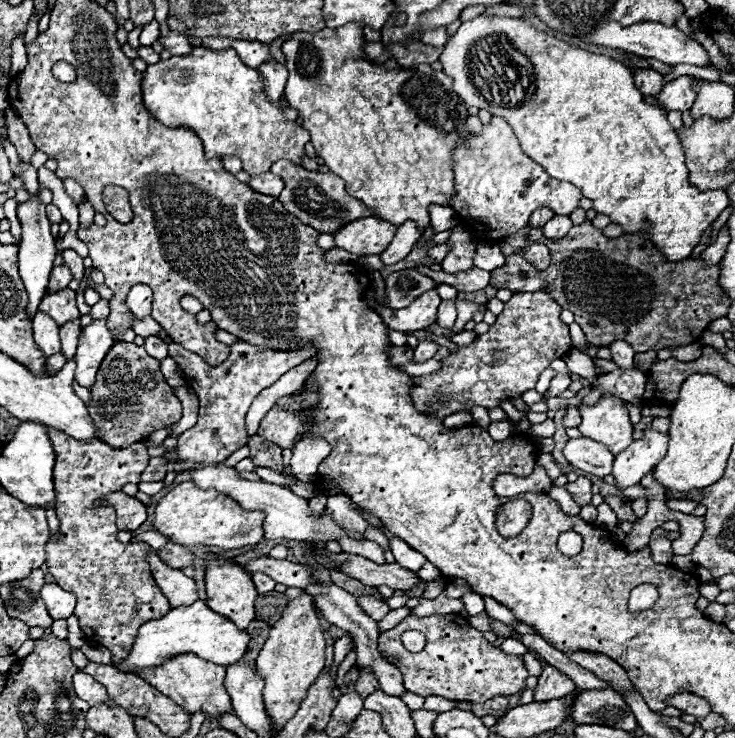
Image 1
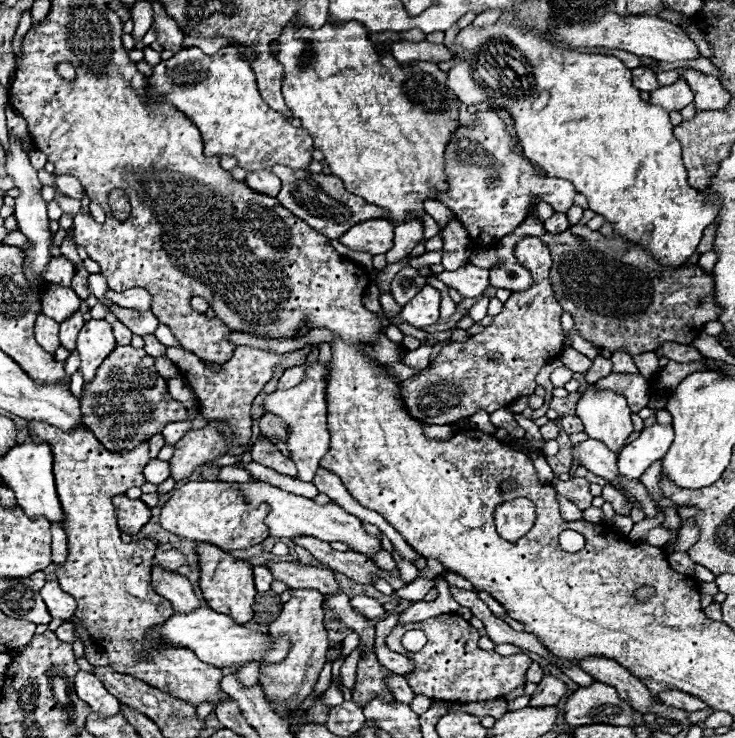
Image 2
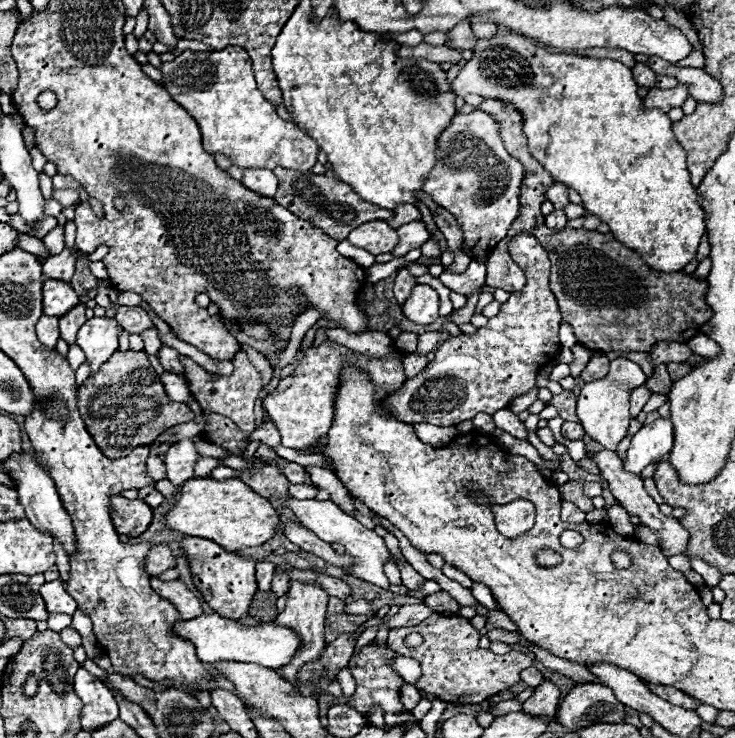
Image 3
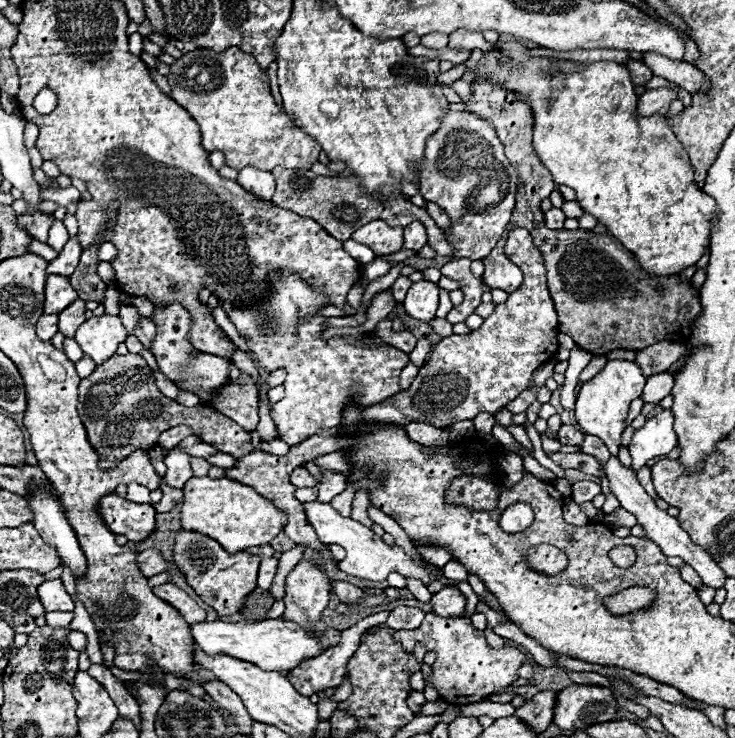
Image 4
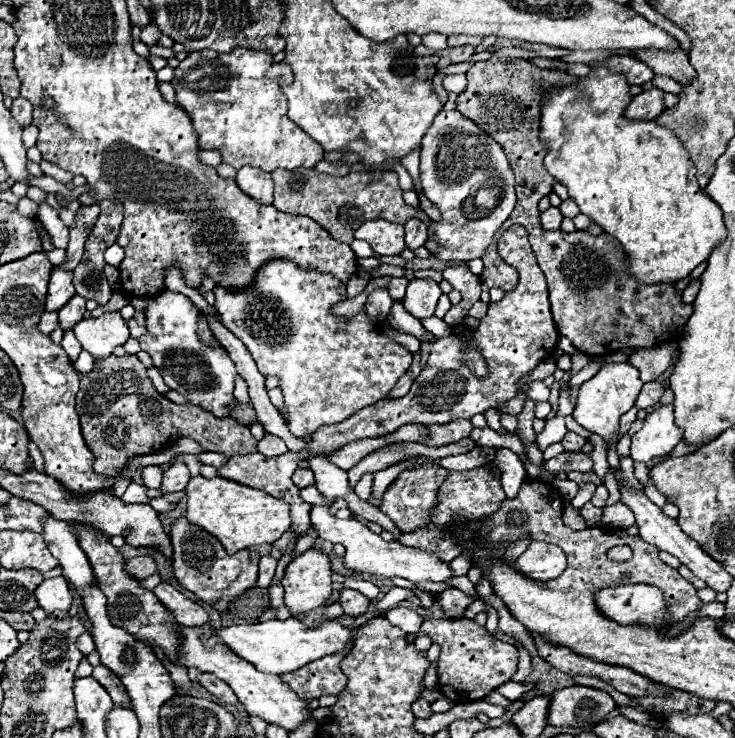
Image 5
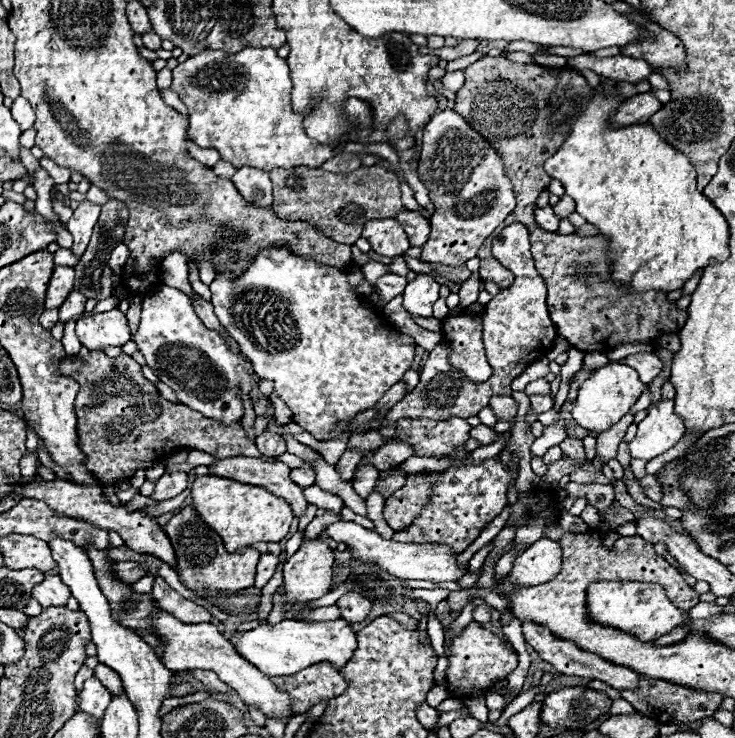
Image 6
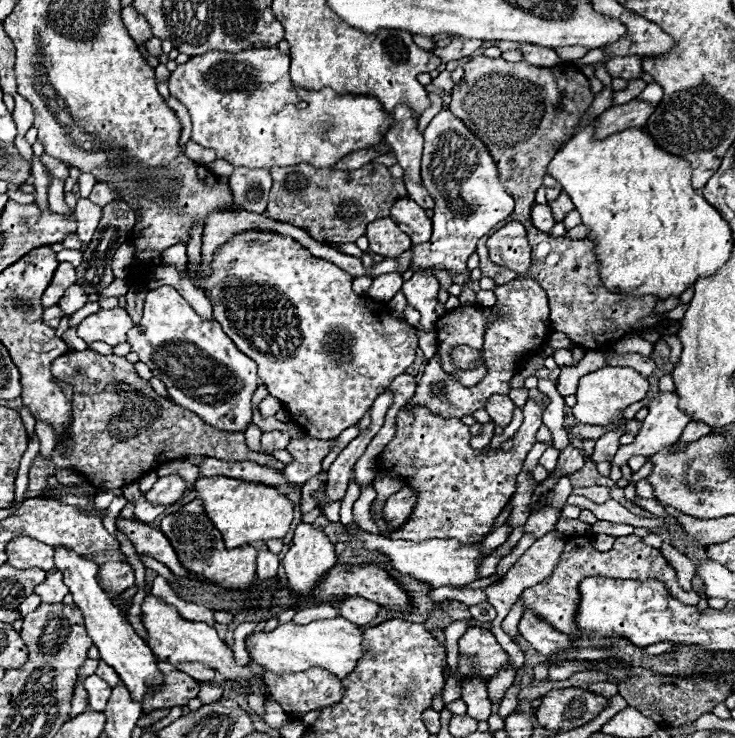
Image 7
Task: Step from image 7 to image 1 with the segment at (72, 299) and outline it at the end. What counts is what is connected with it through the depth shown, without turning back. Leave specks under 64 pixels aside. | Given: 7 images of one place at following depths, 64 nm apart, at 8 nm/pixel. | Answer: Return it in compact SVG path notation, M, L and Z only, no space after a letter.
M80 318L72 320L68 324L60 326L60 340L62 340L62 352L66 354L66 358L74 358L76 354L76 344L78 344L78 334L80 334L82 326L80 326Z

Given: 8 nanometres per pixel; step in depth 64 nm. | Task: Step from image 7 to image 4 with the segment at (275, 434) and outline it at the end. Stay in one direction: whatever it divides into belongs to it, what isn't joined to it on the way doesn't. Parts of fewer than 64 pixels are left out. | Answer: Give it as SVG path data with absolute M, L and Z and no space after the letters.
M274 438L270 442L260 442L260 450L268 452L268 454L274 454L274 456L282 456L288 454L290 446L284 444L280 438Z

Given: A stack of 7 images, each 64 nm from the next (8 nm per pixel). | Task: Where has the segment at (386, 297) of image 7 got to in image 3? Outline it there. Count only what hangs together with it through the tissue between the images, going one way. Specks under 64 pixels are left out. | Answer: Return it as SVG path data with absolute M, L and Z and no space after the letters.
M402 268L402 270L398 272L396 280L394 280L394 296L396 296L396 300L402 304L402 302L410 296L410 292L412 292L414 286L416 286L414 276L408 274L406 268Z

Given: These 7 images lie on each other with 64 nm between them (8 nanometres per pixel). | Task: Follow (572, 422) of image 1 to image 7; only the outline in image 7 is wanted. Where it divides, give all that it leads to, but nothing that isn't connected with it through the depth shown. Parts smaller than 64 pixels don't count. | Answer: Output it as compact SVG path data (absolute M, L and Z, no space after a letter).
M568 446L560 456L558 456L558 464L556 464L556 476L572 476L574 472L578 472L584 466L584 458L580 454L580 450Z

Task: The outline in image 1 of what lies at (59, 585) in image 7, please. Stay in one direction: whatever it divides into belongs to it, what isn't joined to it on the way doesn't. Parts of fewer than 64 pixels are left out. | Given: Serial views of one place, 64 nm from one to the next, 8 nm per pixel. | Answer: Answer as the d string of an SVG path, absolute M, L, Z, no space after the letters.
M44 584L40 596L46 602L46 608L54 620L64 620L74 614L74 606L76 606L74 594L62 590L58 584Z

